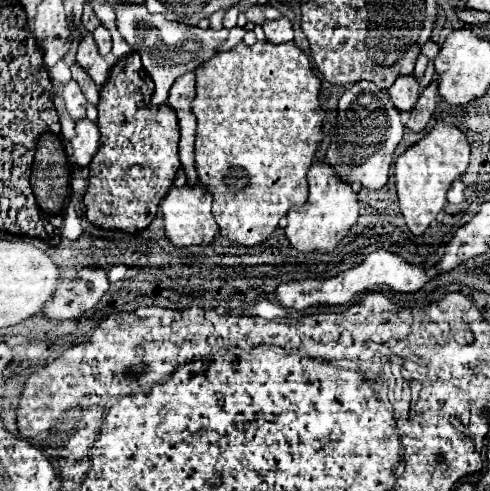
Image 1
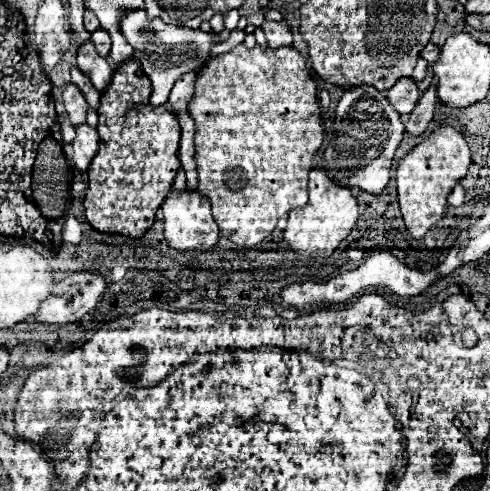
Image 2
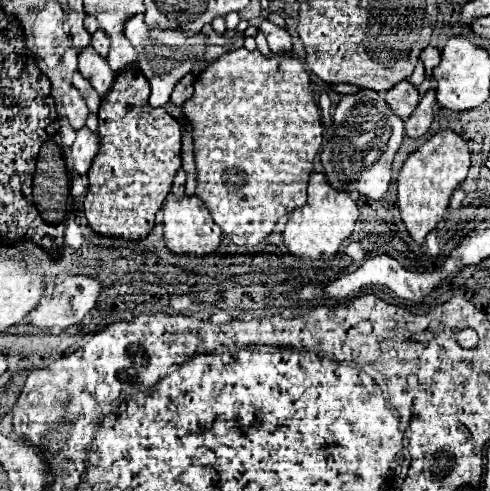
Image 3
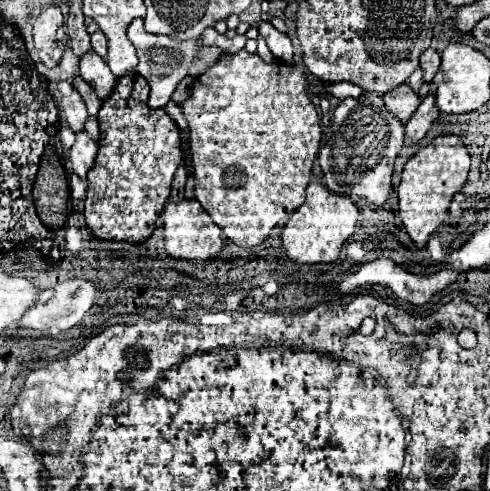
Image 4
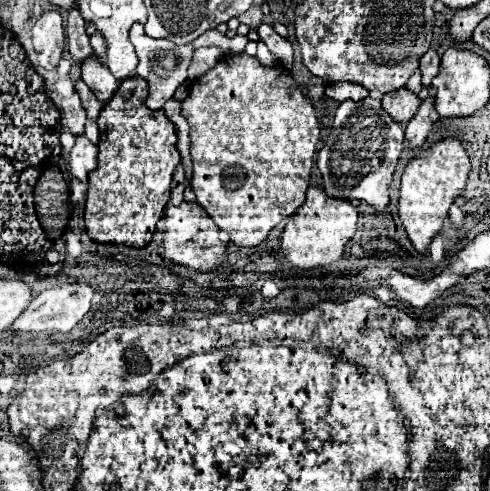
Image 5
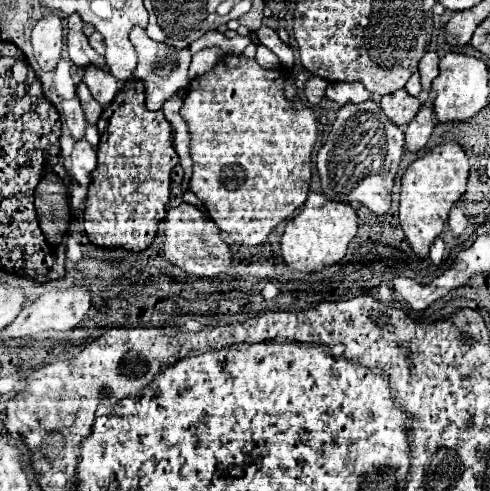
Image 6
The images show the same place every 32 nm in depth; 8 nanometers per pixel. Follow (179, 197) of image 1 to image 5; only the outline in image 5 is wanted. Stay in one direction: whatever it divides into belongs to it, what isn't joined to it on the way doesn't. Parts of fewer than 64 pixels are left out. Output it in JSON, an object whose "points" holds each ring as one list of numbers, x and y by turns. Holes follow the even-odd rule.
{"points":[[182,202,178,206,168,204,166,212,162,216,162,228,164,228,164,256,172,262,190,266,200,272,208,272,214,266,226,266,226,244,220,240,220,228,214,224,214,220,200,208,196,202]]}

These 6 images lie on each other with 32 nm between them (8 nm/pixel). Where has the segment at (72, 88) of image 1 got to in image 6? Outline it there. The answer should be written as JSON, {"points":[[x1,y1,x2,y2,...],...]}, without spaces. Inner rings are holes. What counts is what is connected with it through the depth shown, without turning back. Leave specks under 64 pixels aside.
{"points":[[74,96,74,98,70,98,70,100,64,100,62,106,60,106,60,112,62,112,64,126,70,130,72,138,74,138,74,140,84,138,86,116,84,116,84,110,82,110,82,106,80,106,78,96]]}

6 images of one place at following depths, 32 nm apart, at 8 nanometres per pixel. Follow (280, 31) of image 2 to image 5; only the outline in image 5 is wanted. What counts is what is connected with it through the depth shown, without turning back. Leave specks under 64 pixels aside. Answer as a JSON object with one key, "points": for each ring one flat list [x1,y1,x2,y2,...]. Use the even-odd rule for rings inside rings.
{"points":[[260,24,258,34,266,42,270,52,282,62,282,66,292,68,292,44,290,44,290,40,282,38,270,24]]}

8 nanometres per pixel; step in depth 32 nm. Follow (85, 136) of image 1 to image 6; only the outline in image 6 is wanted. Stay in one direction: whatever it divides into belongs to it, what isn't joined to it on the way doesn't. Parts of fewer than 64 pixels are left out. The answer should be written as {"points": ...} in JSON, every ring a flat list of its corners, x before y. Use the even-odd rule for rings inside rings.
{"points":[[86,138,78,140,70,156,70,174,82,186,90,184,90,172,96,168,96,148]]}

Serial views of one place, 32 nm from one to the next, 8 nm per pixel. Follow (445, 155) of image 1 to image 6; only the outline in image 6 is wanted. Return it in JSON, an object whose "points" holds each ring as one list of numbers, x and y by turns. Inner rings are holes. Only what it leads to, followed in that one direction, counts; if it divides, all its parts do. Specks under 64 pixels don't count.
{"points":[[458,142,438,144,422,152,420,158,406,168,400,192,400,224,418,258,424,258,428,254,430,244,442,232,448,220,450,208,466,192,468,170,470,170,468,156]]}

